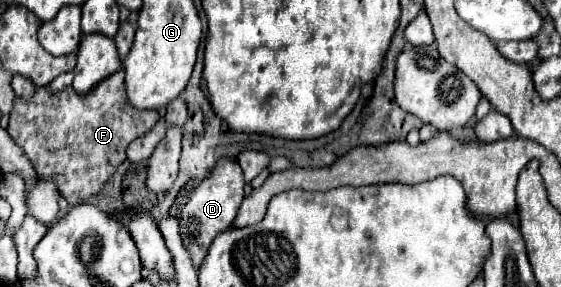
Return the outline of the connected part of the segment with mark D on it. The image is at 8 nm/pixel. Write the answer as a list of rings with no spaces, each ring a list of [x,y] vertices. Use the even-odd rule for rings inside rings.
[[[237,160],[217,162],[217,166],[211,170],[211,174],[205,180],[201,180],[201,184],[191,192],[187,204],[181,208],[179,234],[183,238],[183,246],[185,246],[191,262],[195,266],[199,266],[201,260],[205,258],[213,238],[231,226],[243,196],[245,196],[245,180],[243,180],[243,172],[241,172],[241,166],[237,164]]]

